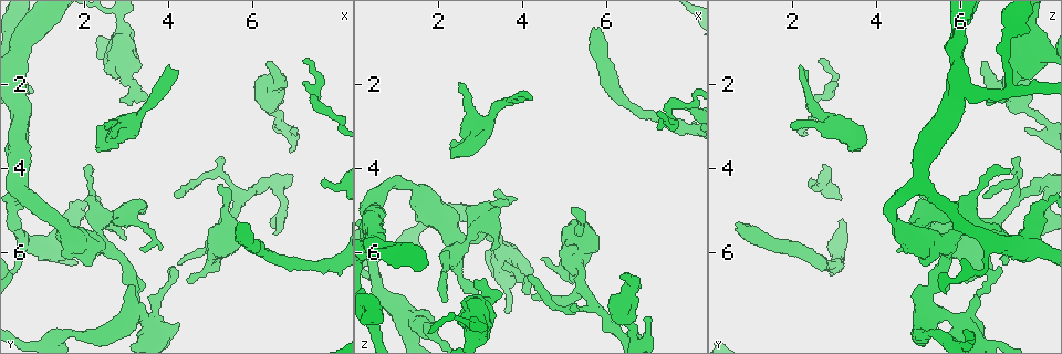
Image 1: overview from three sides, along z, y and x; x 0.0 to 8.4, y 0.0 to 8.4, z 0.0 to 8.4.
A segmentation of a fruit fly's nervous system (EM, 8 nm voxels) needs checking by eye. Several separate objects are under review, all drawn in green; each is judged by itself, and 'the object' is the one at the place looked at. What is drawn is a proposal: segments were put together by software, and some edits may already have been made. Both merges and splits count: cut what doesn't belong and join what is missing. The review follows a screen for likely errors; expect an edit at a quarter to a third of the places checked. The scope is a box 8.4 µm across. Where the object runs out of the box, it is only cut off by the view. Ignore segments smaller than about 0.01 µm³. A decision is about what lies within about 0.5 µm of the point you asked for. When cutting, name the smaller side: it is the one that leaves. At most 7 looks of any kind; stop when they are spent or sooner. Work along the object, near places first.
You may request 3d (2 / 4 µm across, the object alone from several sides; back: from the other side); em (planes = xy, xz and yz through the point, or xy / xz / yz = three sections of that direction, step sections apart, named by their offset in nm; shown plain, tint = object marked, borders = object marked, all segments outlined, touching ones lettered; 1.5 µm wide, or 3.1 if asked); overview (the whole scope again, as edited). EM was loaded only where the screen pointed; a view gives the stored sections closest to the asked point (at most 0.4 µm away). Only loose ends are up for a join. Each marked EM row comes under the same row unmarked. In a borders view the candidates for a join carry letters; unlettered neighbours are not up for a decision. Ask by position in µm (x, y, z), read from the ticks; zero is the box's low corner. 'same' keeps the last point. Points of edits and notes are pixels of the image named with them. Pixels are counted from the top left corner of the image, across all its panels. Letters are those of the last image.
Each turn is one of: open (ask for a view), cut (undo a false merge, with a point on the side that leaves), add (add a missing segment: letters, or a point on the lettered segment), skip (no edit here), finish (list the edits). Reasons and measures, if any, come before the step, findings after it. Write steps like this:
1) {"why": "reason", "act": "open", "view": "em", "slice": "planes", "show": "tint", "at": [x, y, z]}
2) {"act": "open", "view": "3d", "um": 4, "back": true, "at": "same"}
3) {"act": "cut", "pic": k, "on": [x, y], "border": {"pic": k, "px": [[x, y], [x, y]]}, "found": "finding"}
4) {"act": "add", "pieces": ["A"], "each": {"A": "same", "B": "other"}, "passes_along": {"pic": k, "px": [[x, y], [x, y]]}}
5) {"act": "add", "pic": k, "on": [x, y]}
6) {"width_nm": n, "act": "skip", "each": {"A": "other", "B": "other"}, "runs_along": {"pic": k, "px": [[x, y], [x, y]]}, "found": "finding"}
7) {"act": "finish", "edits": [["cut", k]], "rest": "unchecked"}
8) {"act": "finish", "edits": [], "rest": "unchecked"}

{"why": "free end", "act": "open", "view": "em", "slice": "planes", "show": "tint", "at": [5.25, 4.45, 4.90]}

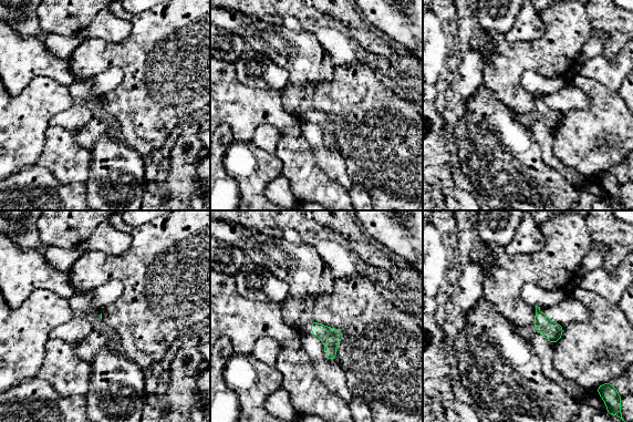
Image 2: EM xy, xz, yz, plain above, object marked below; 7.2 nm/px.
{"why": "see the neighbours", "act": "open", "view": "em", "slice": "planes", "show": "borders", "at": "same"}

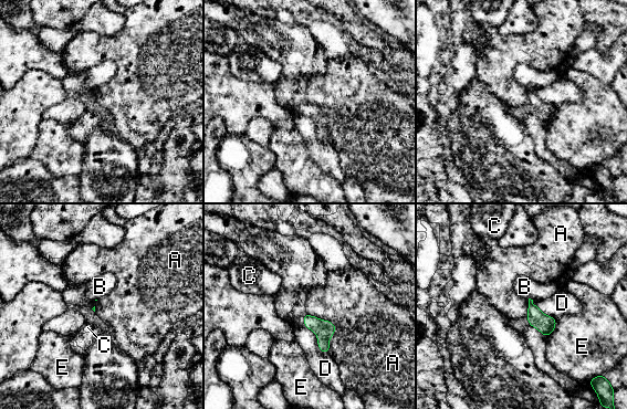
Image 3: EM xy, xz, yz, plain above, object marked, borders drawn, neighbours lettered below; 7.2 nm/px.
{"longest_contact_nm": ["A", 340], "act": "skip", "each": {"A": "other", "B": "other", "C": "other", "D": "other", "E": "other"}, "found": "no lettered segment goes on from it"}

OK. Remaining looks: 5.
{"why": "free end", "act": "open", "view": "3d", "um": 4, "at": [3.10, 2.55, 6.65]}

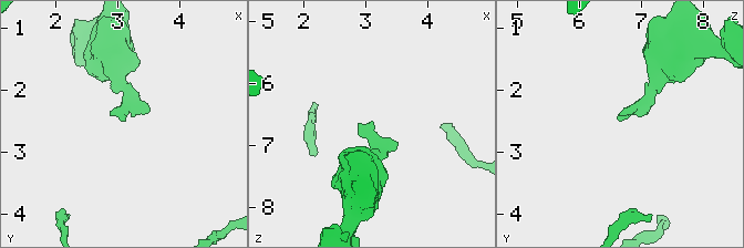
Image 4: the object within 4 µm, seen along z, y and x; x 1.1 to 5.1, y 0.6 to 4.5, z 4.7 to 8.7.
{"why": "need the tissue", "act": "open", "view": "em", "slice": "planes", "show": "tint", "at": [3.10, 2.50, 6.65]}

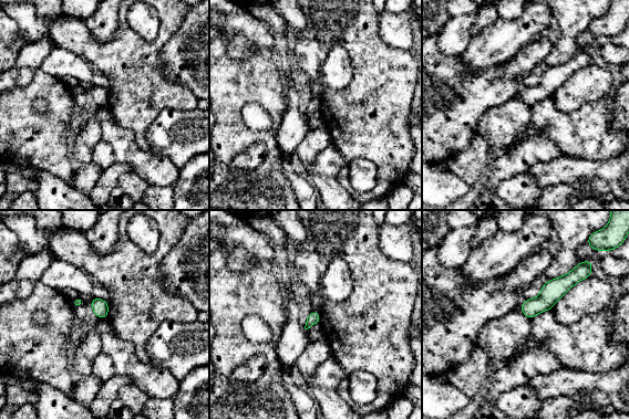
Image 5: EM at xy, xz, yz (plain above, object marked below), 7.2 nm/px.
{"why": "what lies round it", "act": "open", "view": "em", "slice": "planes", "show": "borders", "at": "same"}

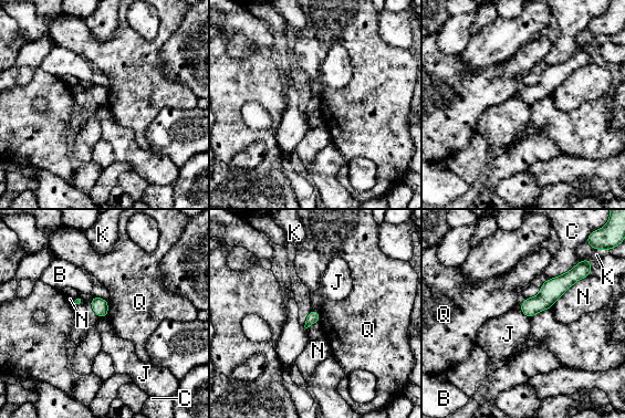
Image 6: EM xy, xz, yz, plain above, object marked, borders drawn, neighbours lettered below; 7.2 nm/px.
{"act": "skip", "each": {"B": "other", "C": "other", "J": "other", "K": "other", "N": "other", "Q": "other"}, "border": {"pic": 6, "px": [[520, 311], [529, 319]]}, "found": "none of them fits"}

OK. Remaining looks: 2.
{"why": "an open end", "act": "open", "view": "em", "slice": "planes", "show": "borders", "at": [4.20, 1.70, 2.40]}

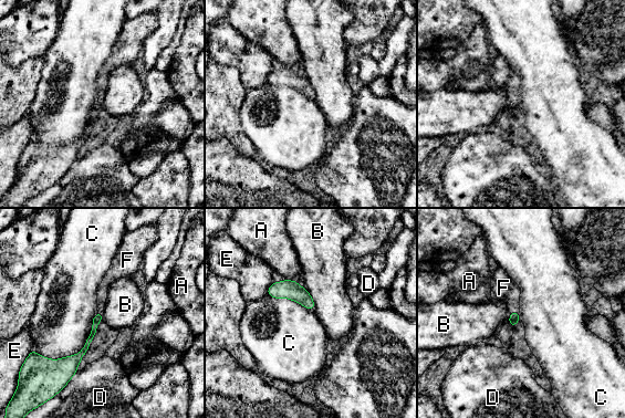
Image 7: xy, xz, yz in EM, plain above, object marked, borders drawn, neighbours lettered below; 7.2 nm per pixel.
{"act": "add", "pieces": ["F"], "each": {"A": "other", "B": "other", "C": "other", "D": "other", "E": "other", "F": "same"}, "passes_along": {"pic": 7, "px": [[514, 316], [514, 312], [503, 288]]}, "found": "the neuron continues"}

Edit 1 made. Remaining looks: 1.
{"act": "finish", "edits": [["add", 7]], "rest": "unchecked"}

